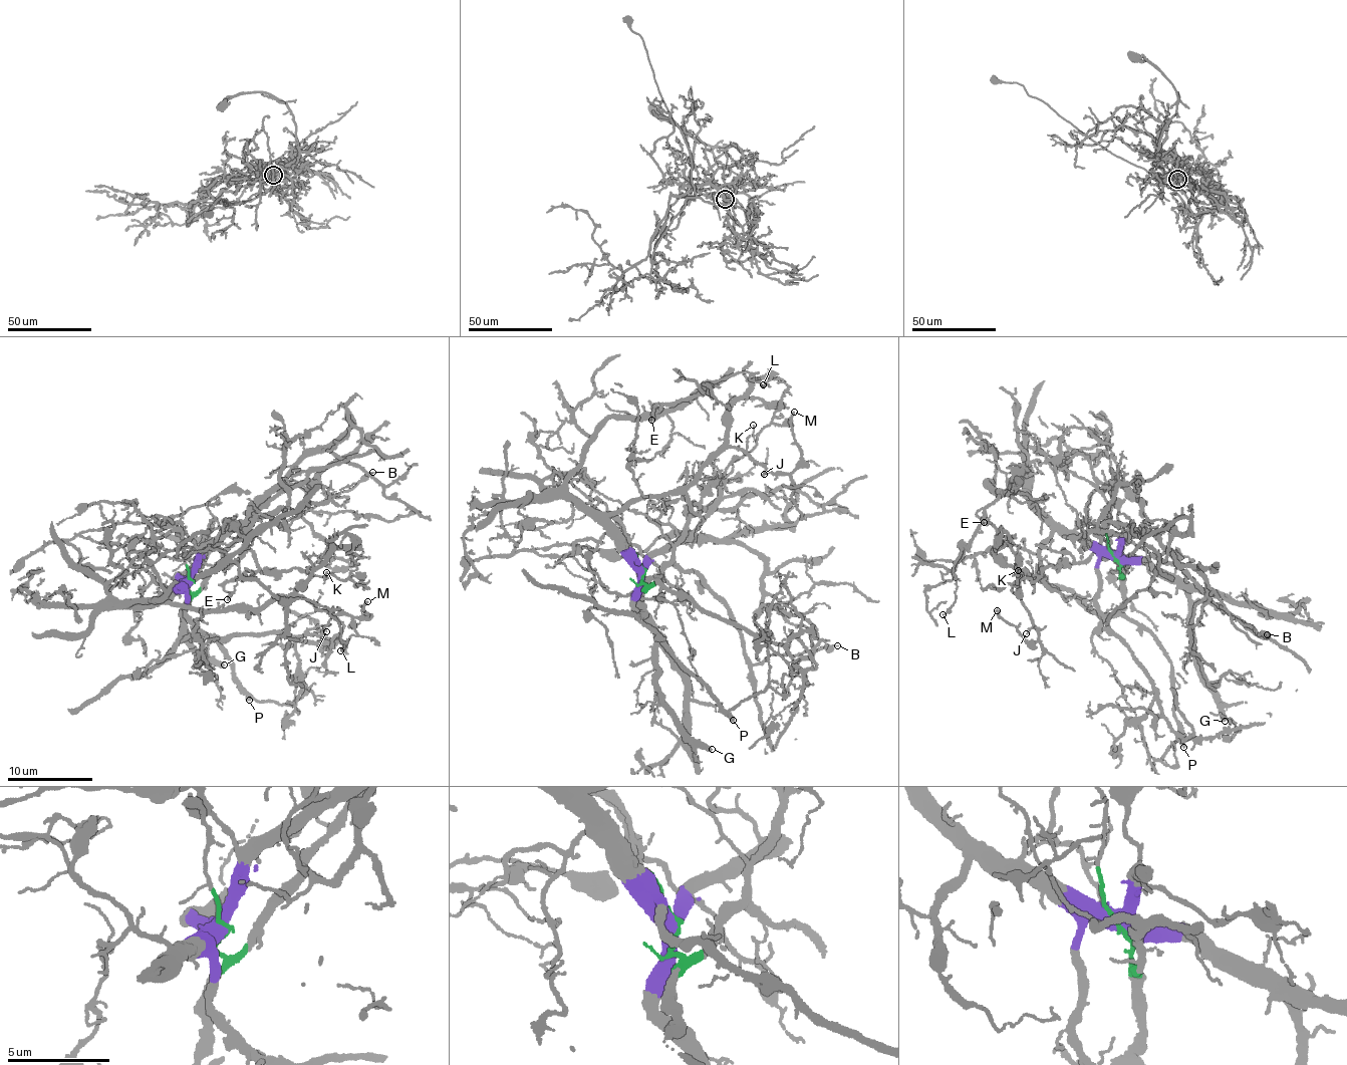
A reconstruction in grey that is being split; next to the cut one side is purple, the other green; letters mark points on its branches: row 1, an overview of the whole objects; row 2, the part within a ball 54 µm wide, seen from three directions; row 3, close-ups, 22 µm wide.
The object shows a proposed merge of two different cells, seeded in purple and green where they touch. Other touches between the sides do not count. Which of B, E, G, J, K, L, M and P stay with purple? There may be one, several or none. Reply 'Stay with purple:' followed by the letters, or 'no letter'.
Stay with purple: E, G, J, L, M

